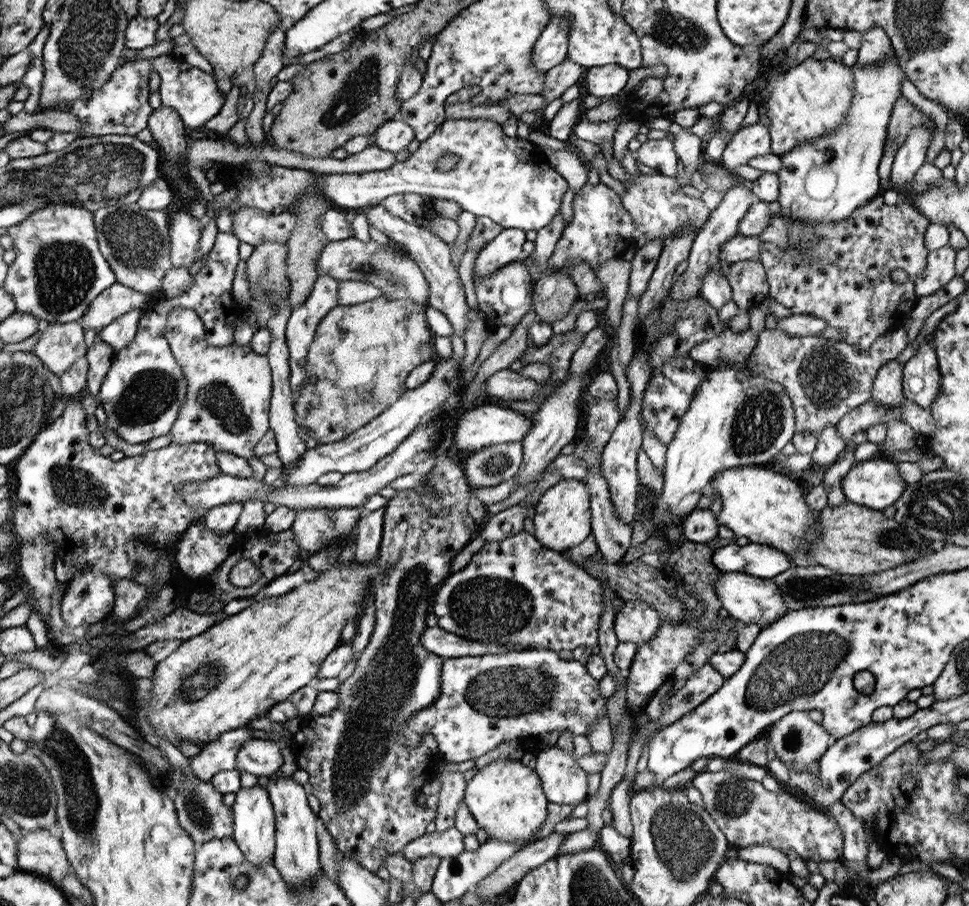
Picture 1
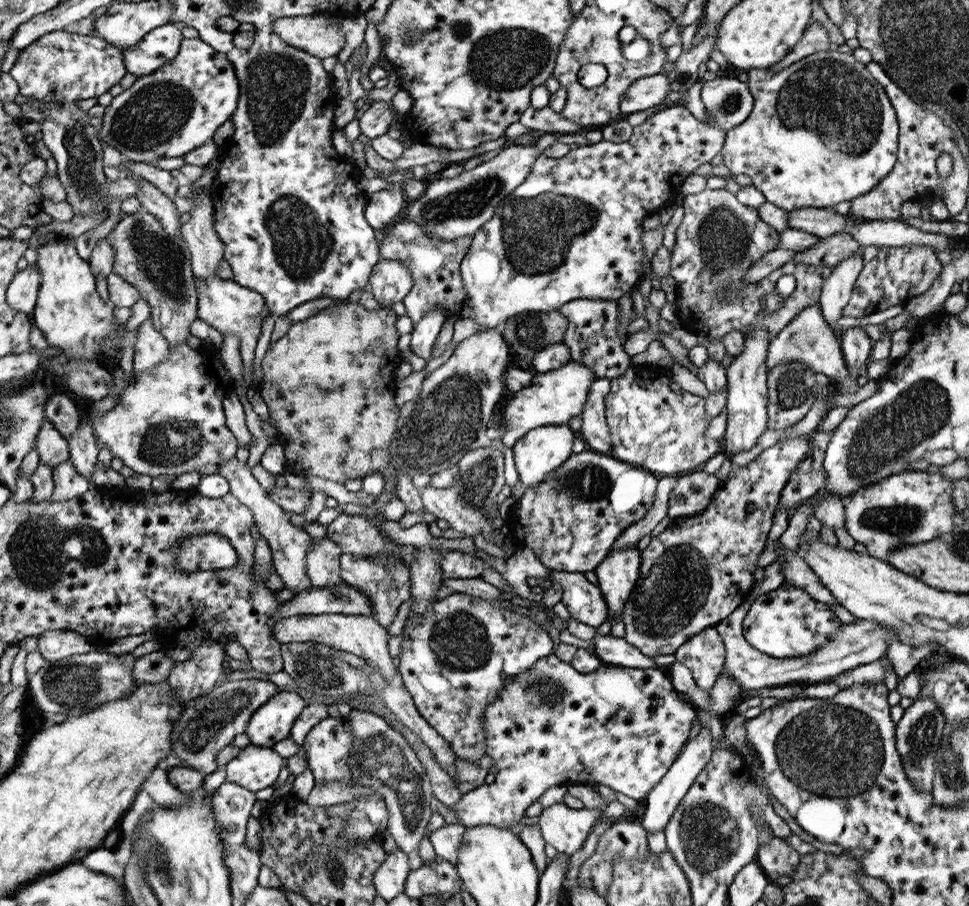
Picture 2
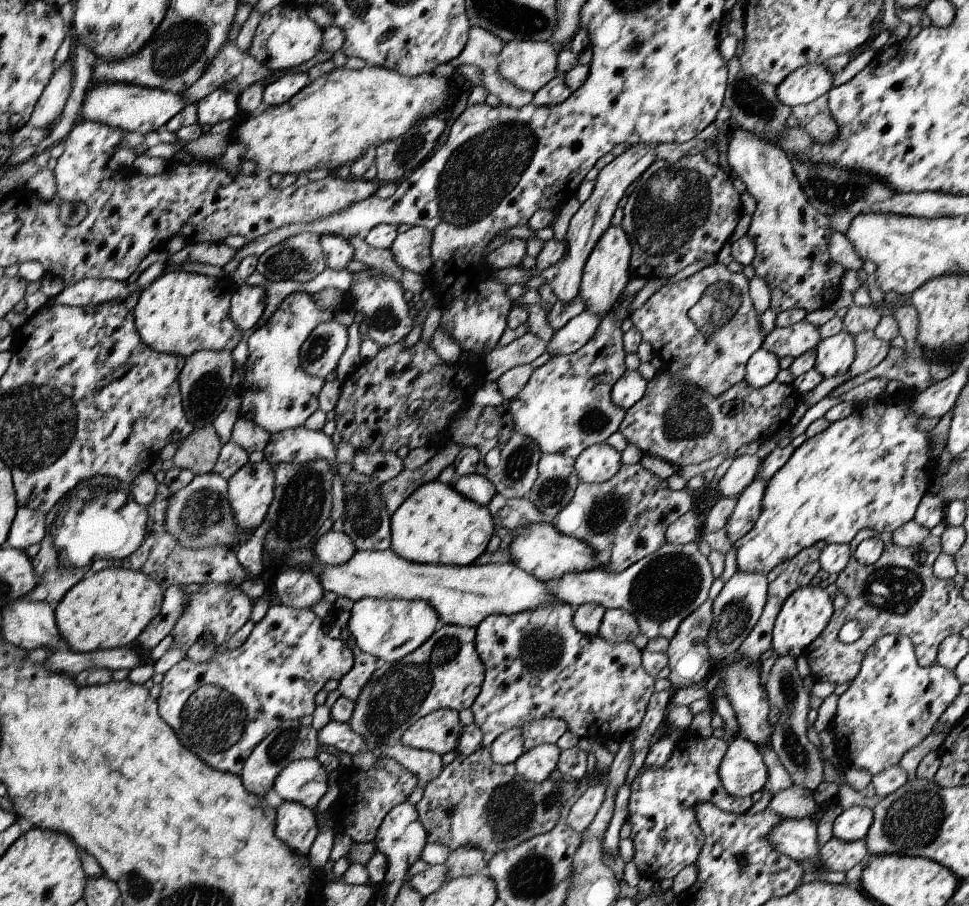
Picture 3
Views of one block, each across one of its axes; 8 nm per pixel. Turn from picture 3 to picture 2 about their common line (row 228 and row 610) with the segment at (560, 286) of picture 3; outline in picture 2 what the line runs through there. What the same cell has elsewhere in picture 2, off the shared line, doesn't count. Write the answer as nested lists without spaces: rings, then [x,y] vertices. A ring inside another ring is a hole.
[[[551,571],[550,577],[554,578],[554,580],[563,586],[561,602],[566,605],[568,612],[571,614],[571,618],[574,618],[587,626],[592,626],[596,630],[608,620],[608,607],[602,596],[599,585],[590,583],[590,581],[586,579],[584,573]]]

